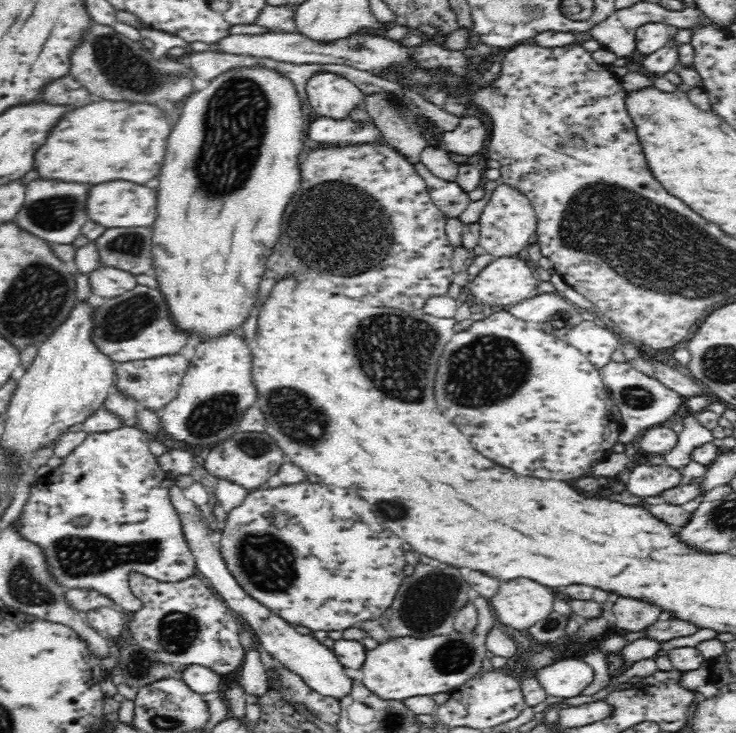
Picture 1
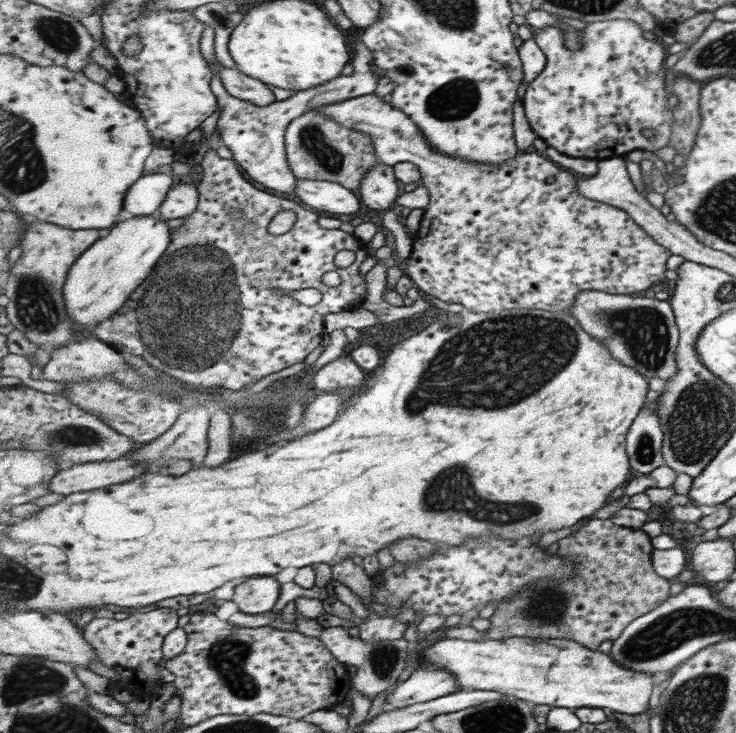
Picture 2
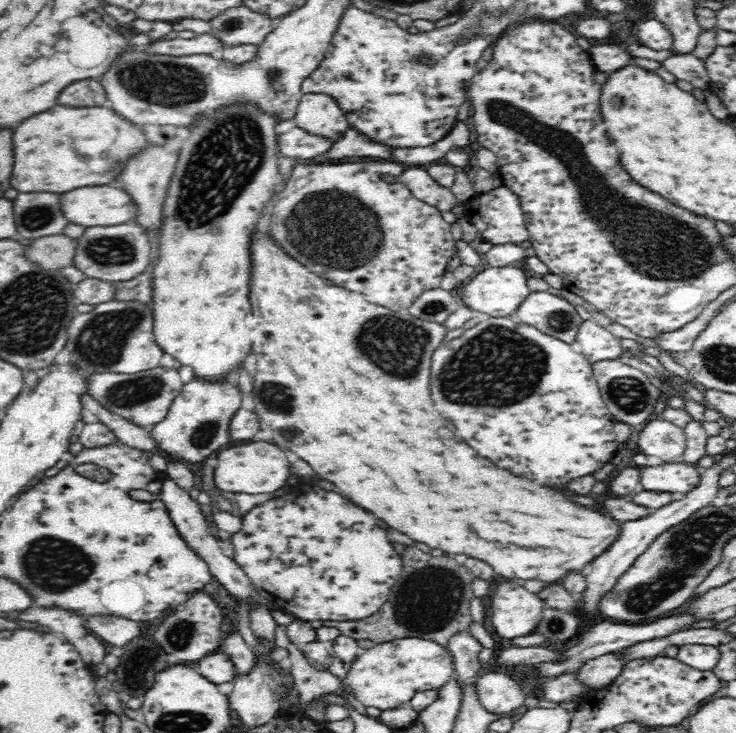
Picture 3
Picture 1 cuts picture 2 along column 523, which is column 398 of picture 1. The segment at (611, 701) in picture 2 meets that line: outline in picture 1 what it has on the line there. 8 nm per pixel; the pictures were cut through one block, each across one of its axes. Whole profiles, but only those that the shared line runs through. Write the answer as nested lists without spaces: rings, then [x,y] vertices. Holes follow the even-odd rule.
[[[478,597],[474,603],[479,606],[477,622],[474,628],[468,632],[454,630],[451,634],[434,636],[431,638],[397,637],[379,644],[374,650],[367,650],[366,662],[362,665],[362,683],[368,690],[376,693],[384,700],[404,700],[412,696],[432,696],[432,694],[444,694],[466,684],[482,670],[482,662],[489,651],[486,640],[495,629],[495,614],[492,613],[488,599]]]

